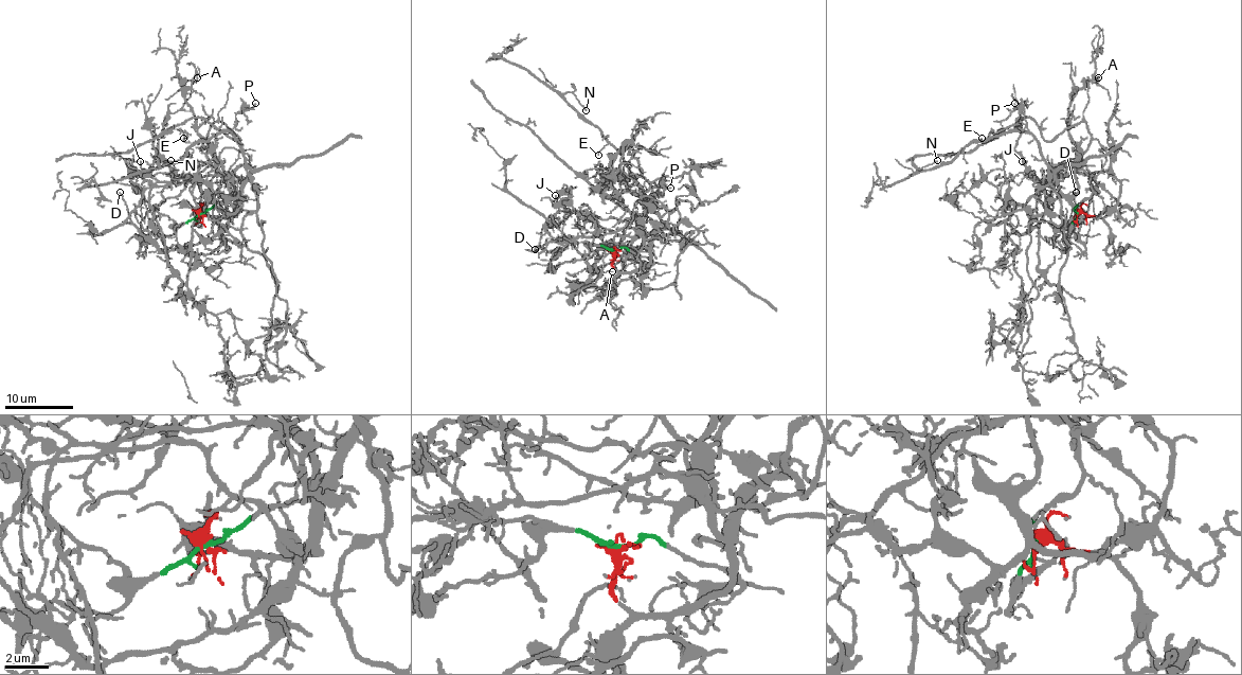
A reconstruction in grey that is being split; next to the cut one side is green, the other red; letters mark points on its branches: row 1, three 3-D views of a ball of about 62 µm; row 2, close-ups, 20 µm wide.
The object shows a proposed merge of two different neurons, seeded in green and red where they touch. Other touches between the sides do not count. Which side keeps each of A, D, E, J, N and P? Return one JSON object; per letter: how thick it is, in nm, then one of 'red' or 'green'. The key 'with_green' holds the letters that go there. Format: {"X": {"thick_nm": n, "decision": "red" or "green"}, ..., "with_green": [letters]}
{"A": {"thick_nm": 100, "decision": "red"}, "D": {"thick_nm": 140, "decision": "red"}, "E": {"thick_nm": 130, "decision": "red"}, "J": {"thick_nm": 130, "decision": "green"}, "N": {"thick_nm": 100, "decision": "red"}, "P": {"thick_nm": 120, "decision": "red"}, "with_green": ["J"]}

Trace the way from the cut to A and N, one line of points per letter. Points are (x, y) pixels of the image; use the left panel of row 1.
A: (198, 214), (234, 216), (234, 181), (198, 131), (184, 94), (181, 81), (182, 84), (196, 77)
N: (198, 214), (234, 216), (249, 172), (240, 144), (218, 131), (181, 159), (148, 170), (170, 161)

